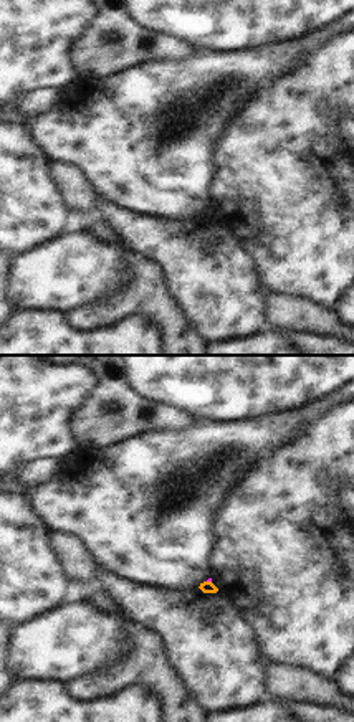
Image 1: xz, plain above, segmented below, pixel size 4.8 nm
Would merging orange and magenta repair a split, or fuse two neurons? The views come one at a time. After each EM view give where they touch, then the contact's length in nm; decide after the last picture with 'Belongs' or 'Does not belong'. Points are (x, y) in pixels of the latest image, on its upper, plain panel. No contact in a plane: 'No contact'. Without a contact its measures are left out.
Touches orange at (209, 212). Shared border 30 nm

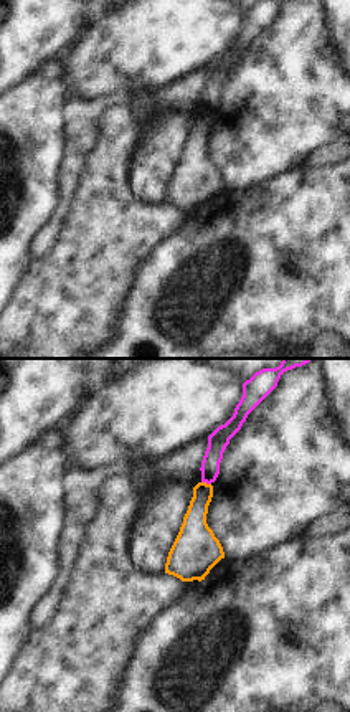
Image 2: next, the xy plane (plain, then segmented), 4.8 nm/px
Touches orange at (205, 113). Shared border 50 nm

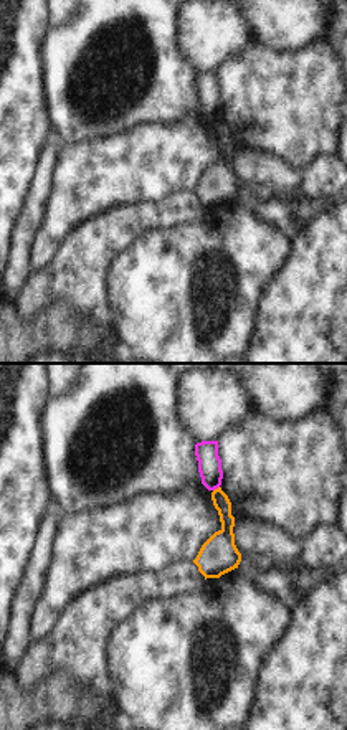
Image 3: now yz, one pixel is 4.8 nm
Touches orange at (215, 119). Shared border 40 nm

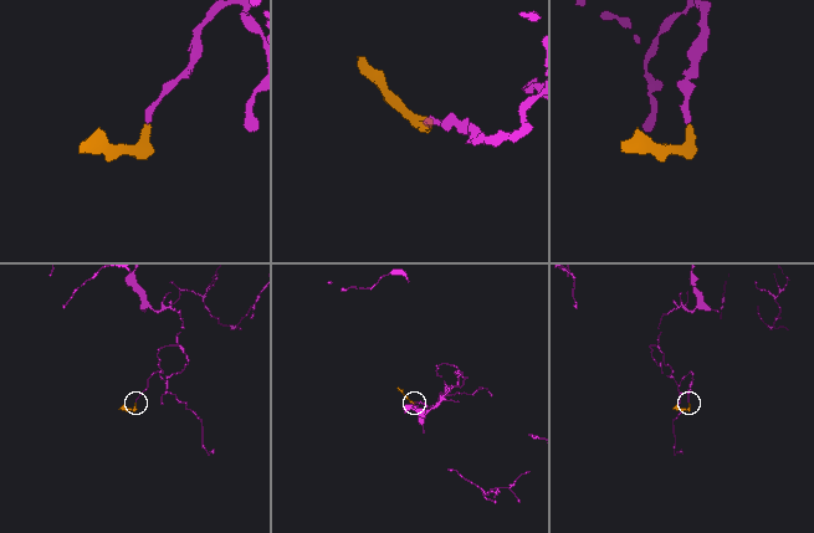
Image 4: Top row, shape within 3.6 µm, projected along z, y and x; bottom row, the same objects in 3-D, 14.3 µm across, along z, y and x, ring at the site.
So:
Does not belong

